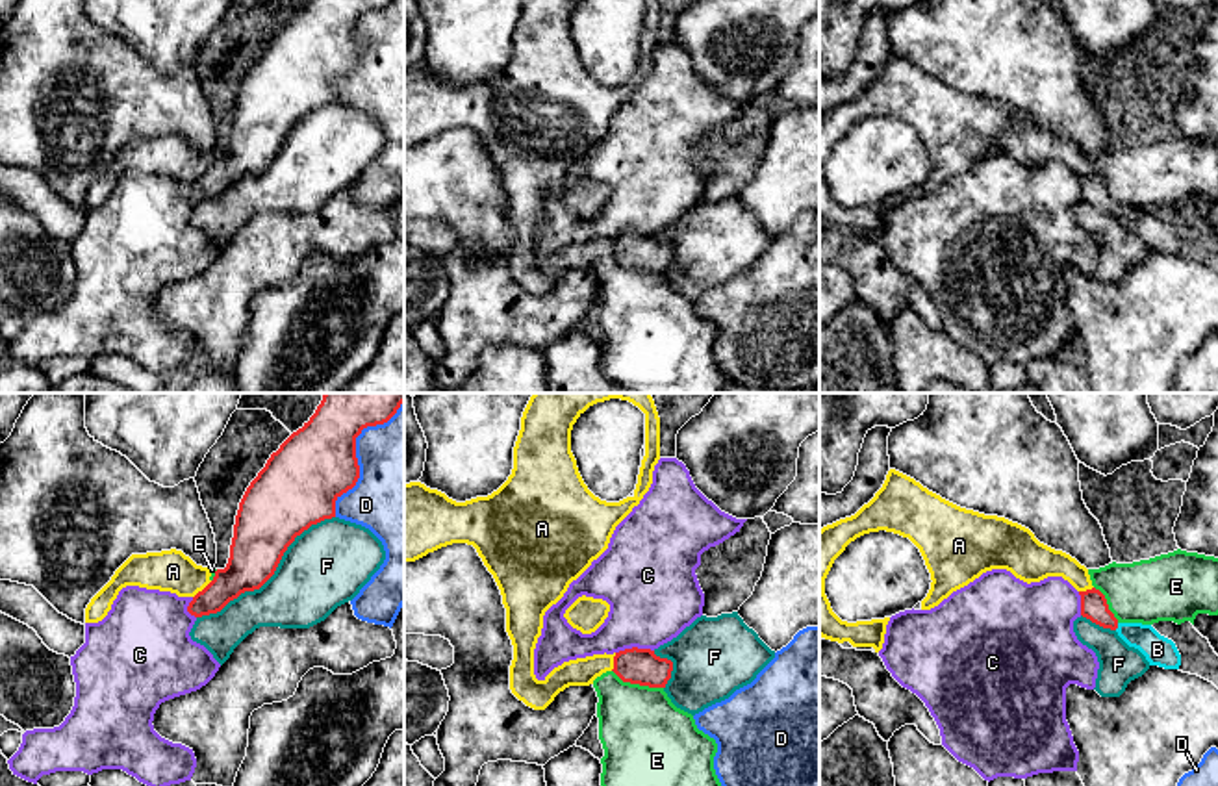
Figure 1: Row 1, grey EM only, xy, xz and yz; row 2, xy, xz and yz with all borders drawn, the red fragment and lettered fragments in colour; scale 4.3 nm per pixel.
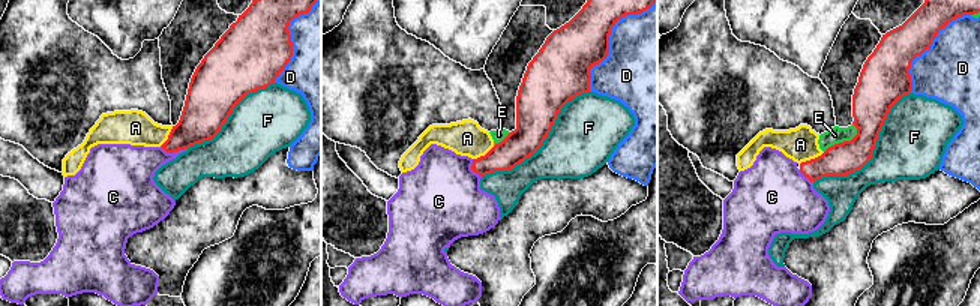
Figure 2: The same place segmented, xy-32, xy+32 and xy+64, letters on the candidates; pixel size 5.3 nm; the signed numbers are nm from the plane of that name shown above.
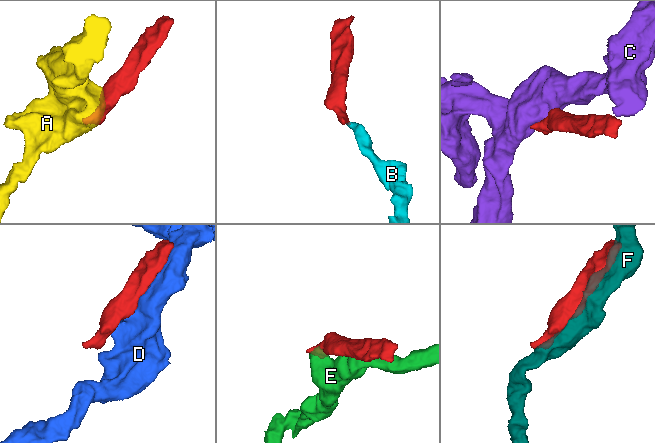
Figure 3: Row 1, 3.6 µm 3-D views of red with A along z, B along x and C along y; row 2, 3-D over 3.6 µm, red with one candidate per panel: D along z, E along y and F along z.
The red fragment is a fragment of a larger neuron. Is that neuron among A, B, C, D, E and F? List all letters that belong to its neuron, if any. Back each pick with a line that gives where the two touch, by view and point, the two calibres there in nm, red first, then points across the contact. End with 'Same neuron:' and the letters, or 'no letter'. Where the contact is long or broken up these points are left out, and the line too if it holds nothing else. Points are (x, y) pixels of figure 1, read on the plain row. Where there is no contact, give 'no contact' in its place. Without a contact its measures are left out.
B: contact yz (1116, 212); calibres 120 and 130 nm; way yz (1094, 191), (1116, 212), (1146, 223), (1157, 234)
Same neuron: B

